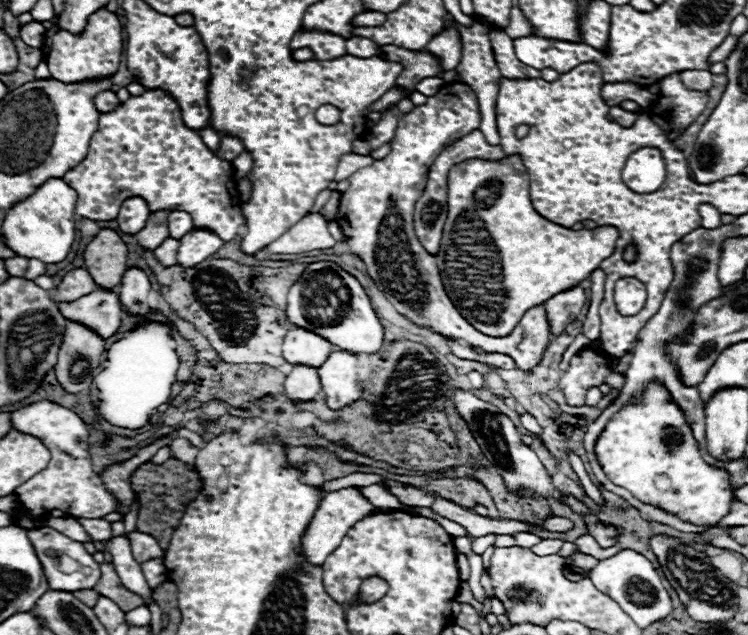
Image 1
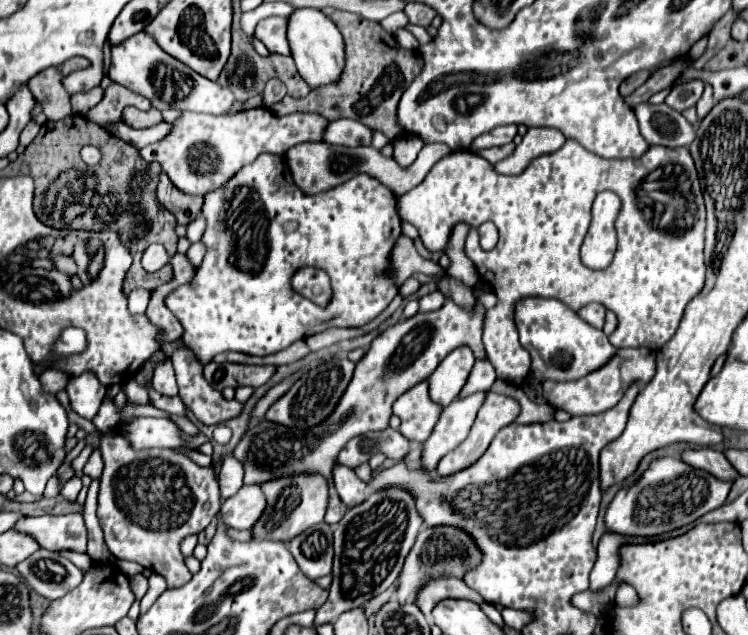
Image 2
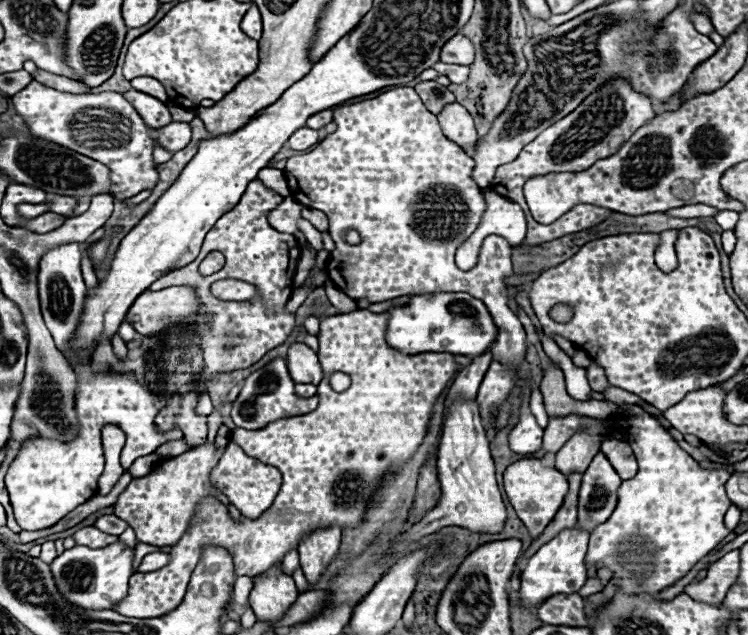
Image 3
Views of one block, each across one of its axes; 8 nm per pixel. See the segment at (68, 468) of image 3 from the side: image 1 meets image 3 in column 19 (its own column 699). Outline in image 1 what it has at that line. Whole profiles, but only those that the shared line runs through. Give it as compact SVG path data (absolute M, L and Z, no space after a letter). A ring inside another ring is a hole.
M660 384L648 386L642 404L628 406L612 416L596 442L596 456L604 474L616 486L688 522L714 524L728 512L732 498L728 474L702 460L690 426L684 424L682 412L670 402L668 392Z

